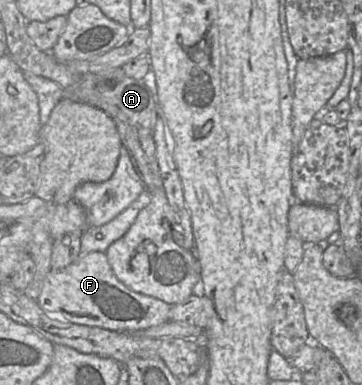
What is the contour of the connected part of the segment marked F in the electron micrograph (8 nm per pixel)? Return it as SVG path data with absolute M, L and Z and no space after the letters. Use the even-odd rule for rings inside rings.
M105 252L82 254L75 262L59 270L51 270L43 280L36 298L39 306L48 314L71 323L95 326L118 332L144 330L168 321L170 305L160 299L135 292L115 276Z

